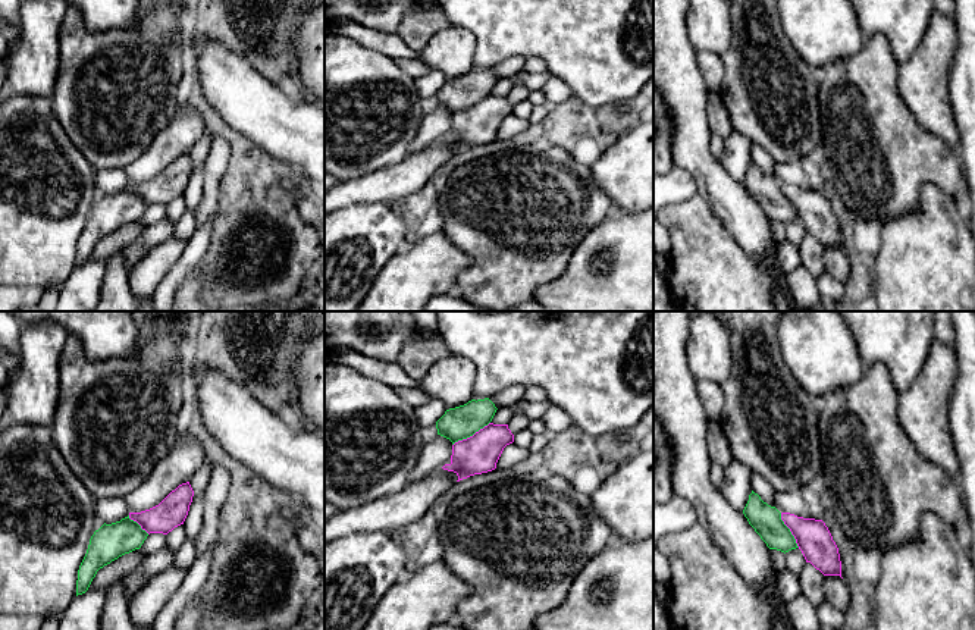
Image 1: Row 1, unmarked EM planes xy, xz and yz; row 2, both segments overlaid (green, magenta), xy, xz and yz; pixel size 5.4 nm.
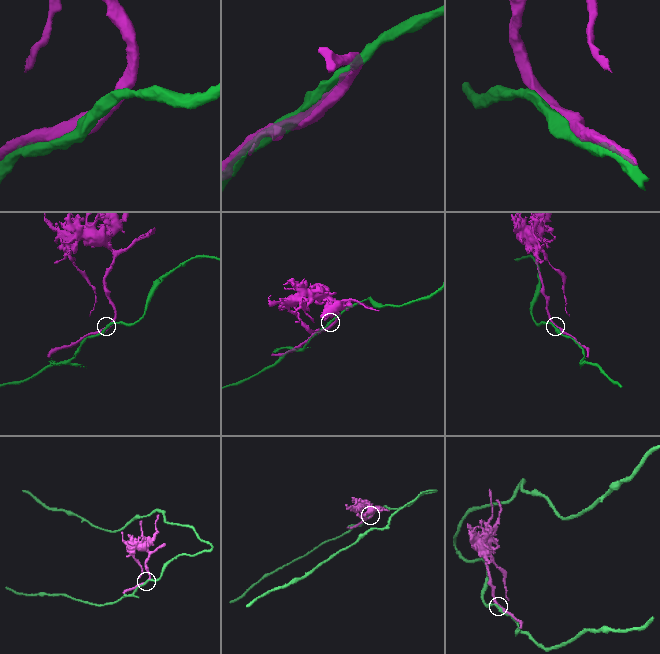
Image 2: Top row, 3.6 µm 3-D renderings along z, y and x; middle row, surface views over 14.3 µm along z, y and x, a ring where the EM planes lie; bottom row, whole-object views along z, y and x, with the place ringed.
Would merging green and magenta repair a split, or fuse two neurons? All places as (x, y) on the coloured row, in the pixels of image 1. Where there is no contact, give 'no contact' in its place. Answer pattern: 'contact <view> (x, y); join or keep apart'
contact xz (470, 435); join

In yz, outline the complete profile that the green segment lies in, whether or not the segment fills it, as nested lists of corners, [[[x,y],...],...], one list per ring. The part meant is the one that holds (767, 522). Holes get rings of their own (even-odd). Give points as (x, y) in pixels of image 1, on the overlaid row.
[[[752,490],[743,510],[744,517],[769,549],[789,552],[799,548],[824,576],[841,577],[840,554],[822,520],[780,513]]]

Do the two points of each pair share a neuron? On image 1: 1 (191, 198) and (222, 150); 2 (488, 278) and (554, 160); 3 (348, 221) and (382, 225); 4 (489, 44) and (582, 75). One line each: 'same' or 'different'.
1: different
2: same
3: same
4: same

